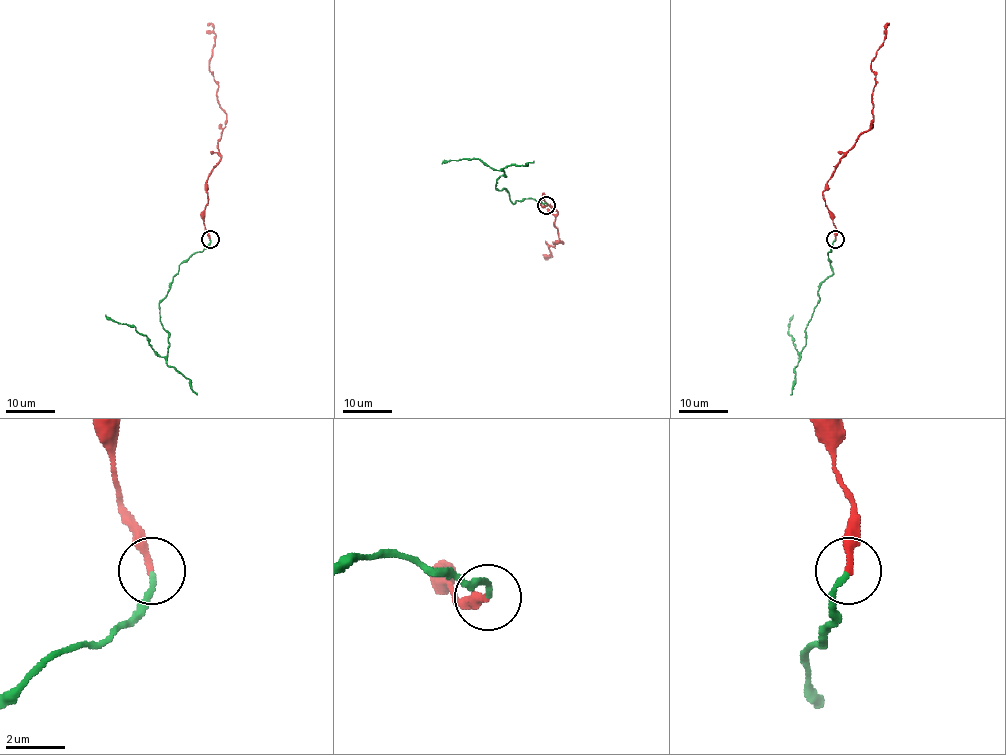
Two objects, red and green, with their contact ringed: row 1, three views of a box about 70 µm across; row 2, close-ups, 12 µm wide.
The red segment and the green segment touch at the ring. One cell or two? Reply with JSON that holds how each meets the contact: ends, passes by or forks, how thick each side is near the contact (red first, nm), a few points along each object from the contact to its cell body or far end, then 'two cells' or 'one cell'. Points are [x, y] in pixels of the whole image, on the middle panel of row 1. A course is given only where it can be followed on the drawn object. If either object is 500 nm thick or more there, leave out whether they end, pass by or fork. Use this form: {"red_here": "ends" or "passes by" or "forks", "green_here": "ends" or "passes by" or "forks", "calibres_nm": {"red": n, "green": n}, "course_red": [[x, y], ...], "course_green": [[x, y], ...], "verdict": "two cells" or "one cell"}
{"red_here": "ends", "green_here": "ends", "calibres_nm": {"red": 240, "green": 200}, "course_red": [[547, 205], [541, 205], [544, 193], [563, 243], [545, 242], [552, 254], [543, 255]], "course_green": [[547, 205], [530, 199], [514, 203], [504, 188], [495, 188], [496, 179], [505, 172], [477, 158], [441, 163]], "verdict": "one cell"}

